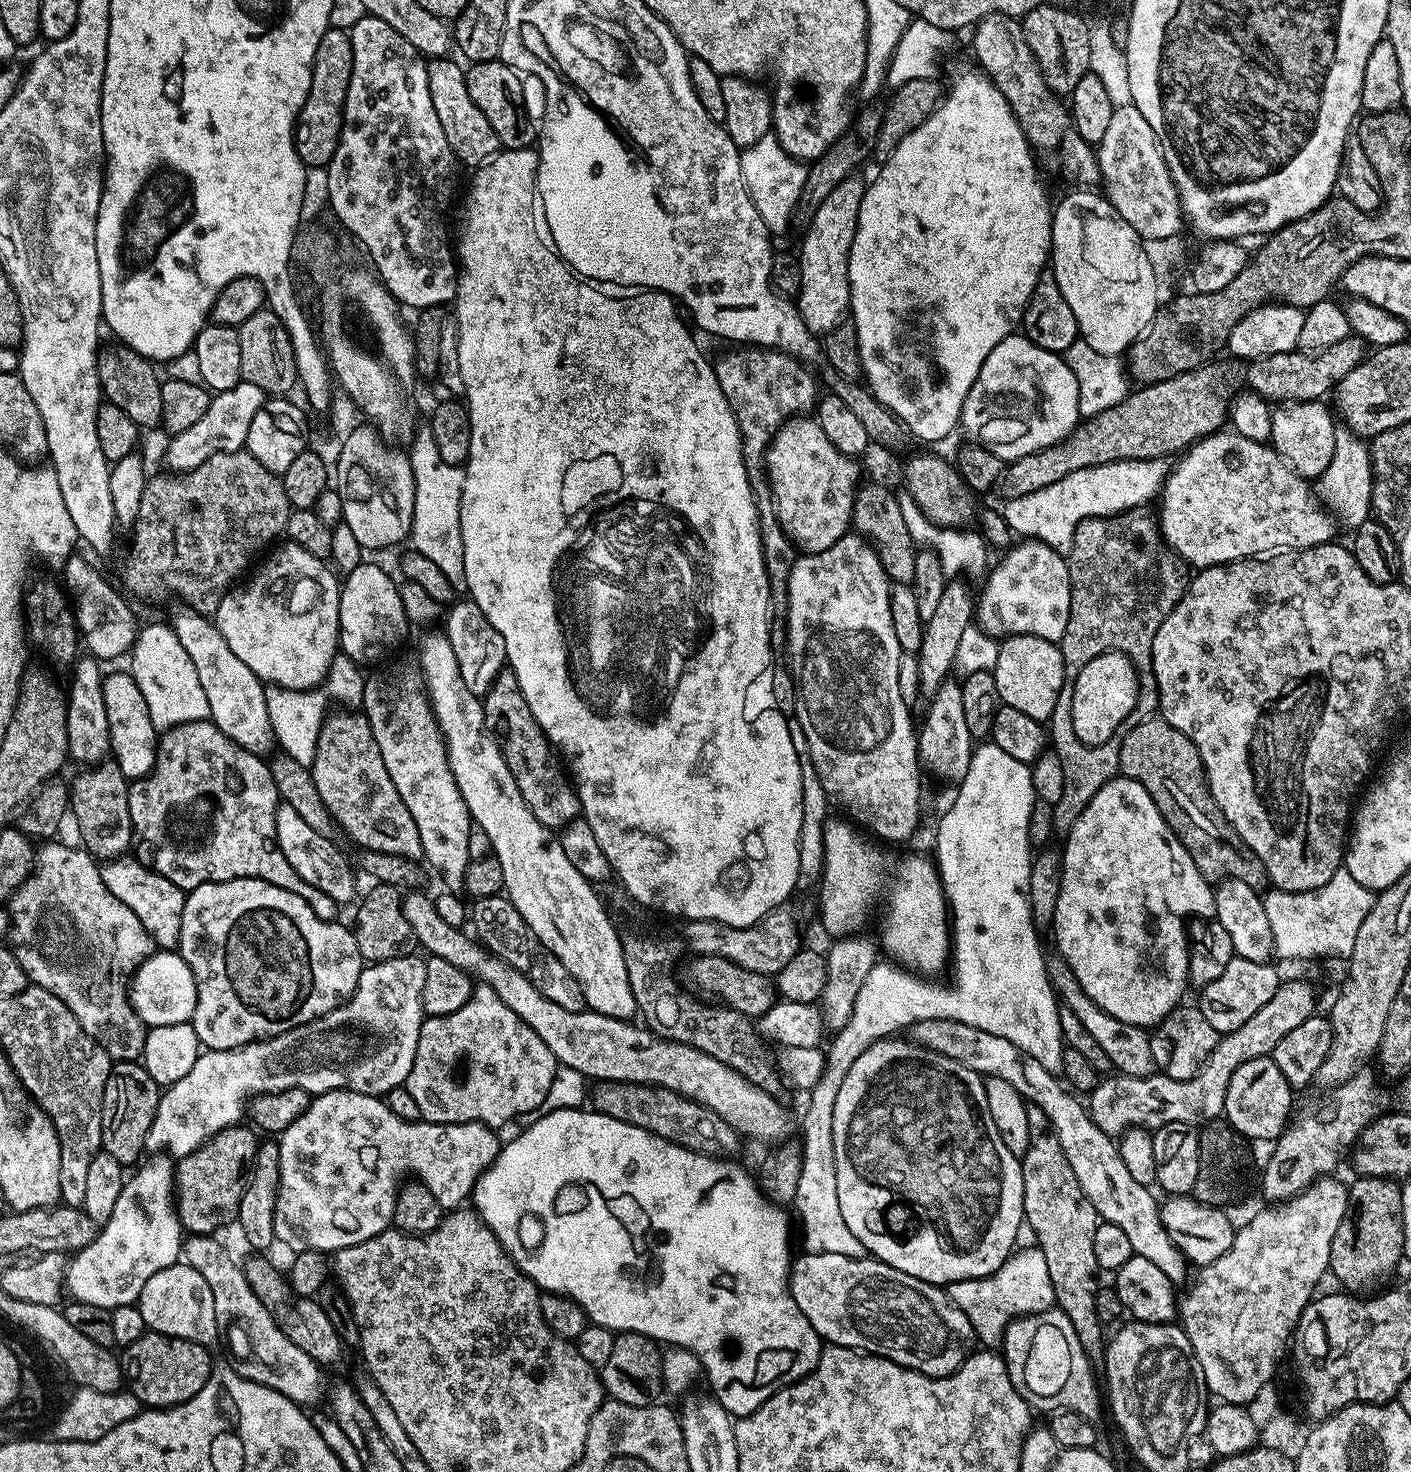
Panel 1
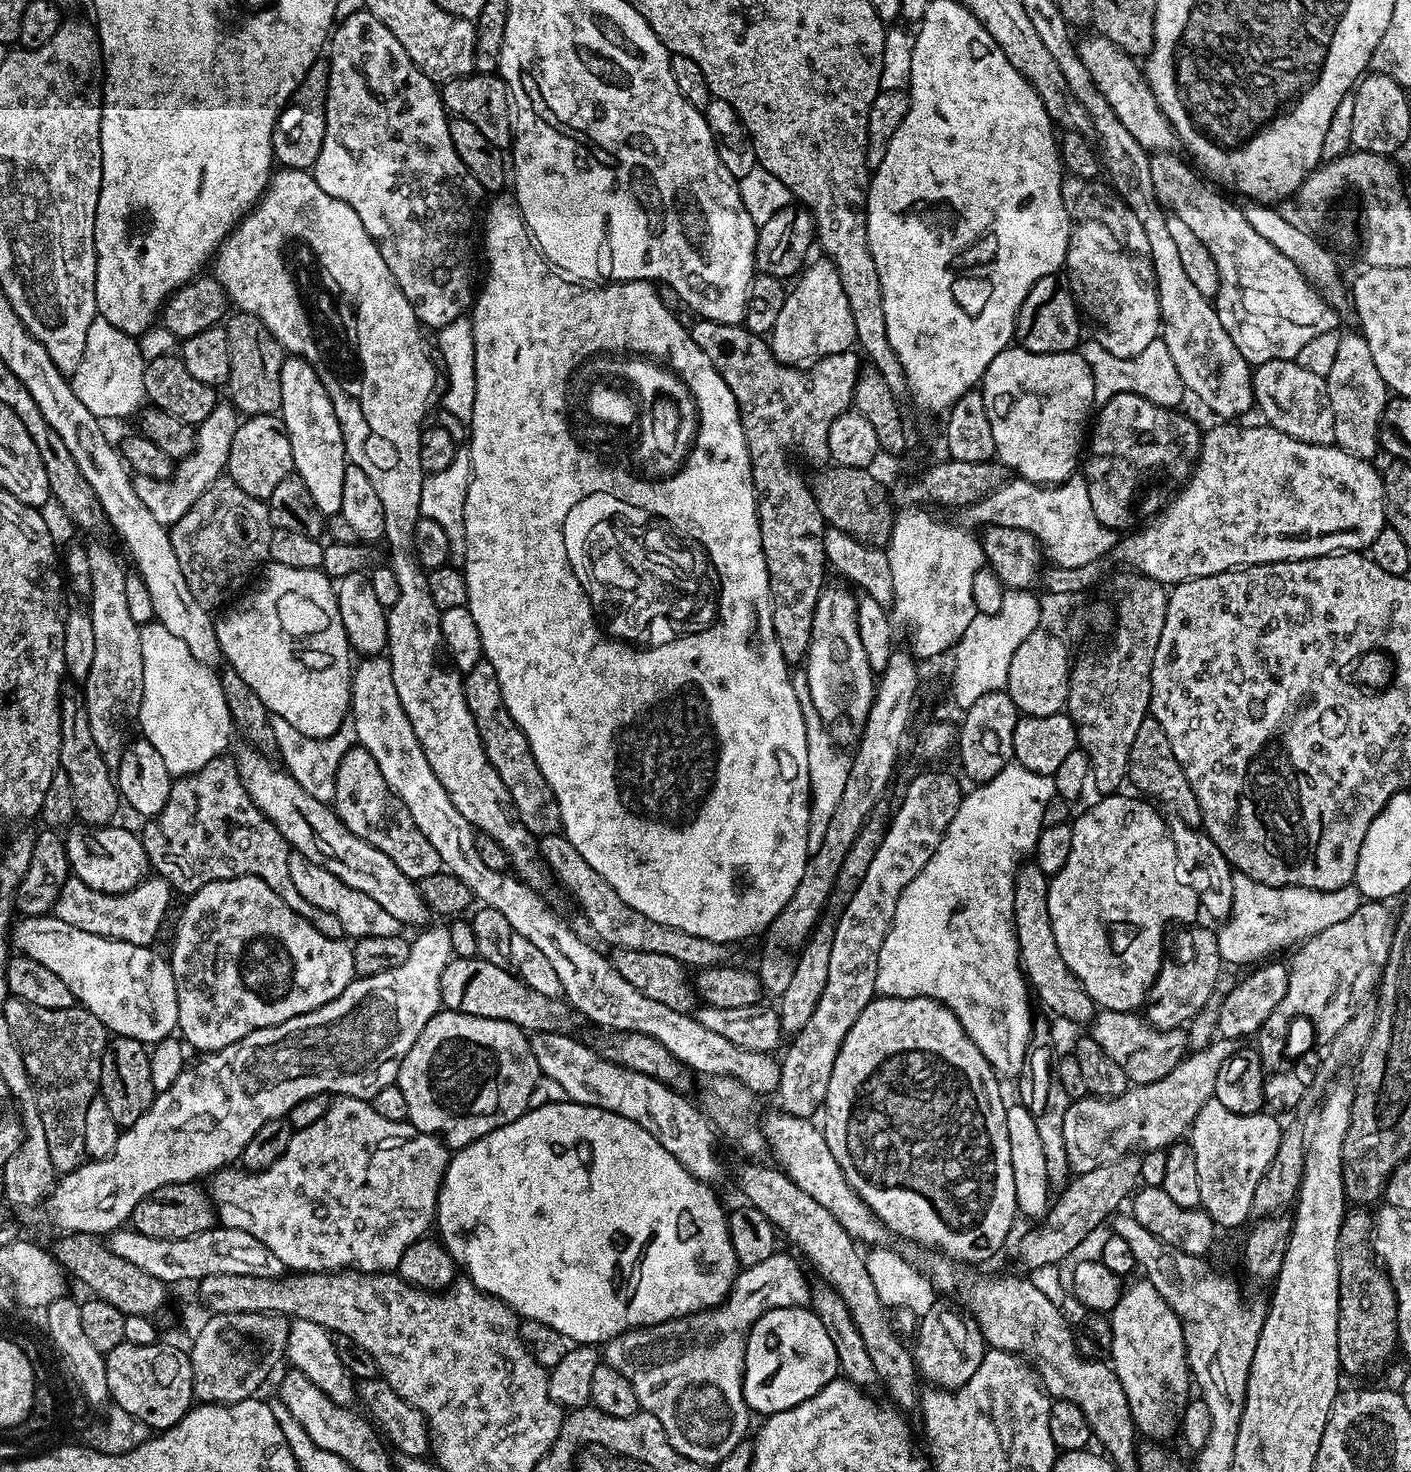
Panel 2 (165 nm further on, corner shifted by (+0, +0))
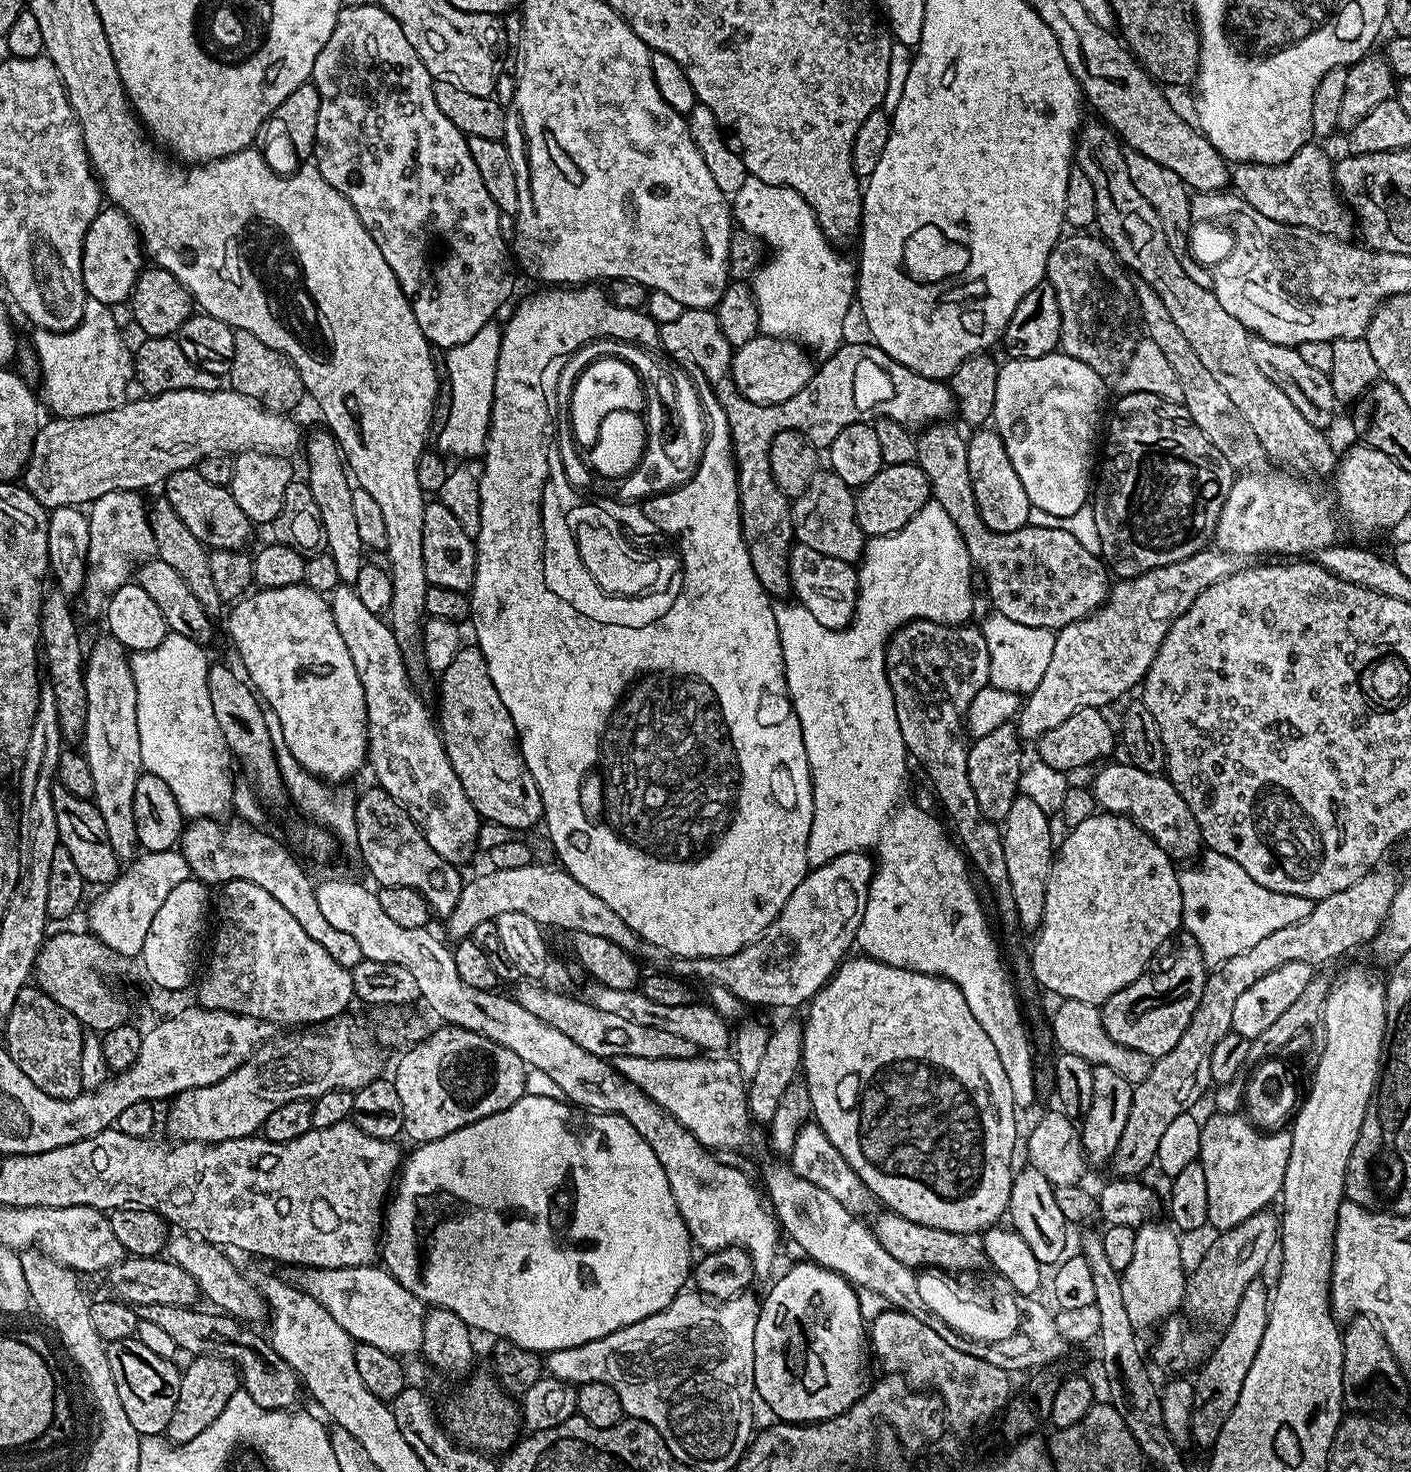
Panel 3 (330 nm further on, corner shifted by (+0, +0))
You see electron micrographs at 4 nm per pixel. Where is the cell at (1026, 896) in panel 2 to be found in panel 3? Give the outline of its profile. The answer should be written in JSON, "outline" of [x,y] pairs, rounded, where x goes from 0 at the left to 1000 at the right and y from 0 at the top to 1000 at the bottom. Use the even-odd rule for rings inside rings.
{"outline":[[[721,540],[720,544],[716,548],[716,553],[710,558],[710,567],[712,569],[712,577],[713,577],[713,592],[716,593],[716,605],[719,607],[719,615],[721,615],[721,624],[723,630],[736,631],[738,626],[738,621],[741,618],[741,599],[746,590],[747,584],[747,571],[746,573],[746,560],[743,552],[736,548],[729,541]]]}

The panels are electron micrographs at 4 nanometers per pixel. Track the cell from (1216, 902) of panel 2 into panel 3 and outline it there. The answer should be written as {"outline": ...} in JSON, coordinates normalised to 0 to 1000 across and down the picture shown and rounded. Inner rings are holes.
{"outline":[[[801,518],[788,518],[783,518],[780,521],[783,522],[777,526],[777,531],[773,531],[773,535],[777,547],[783,552],[799,554],[804,558],[816,571],[824,575],[824,577],[827,579],[831,585],[844,585],[850,582],[852,579],[850,562],[846,553],[843,553],[843,548],[841,548],[838,539],[835,539],[827,526],[804,522]]]}

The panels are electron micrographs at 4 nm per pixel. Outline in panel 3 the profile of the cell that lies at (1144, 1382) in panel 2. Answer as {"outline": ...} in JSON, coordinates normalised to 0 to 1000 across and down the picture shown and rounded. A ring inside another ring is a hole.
{"outline":[[[811,832],[805,834],[804,855],[794,868],[798,890],[802,898],[808,902],[830,895],[833,892],[831,891],[840,885],[841,865],[836,851],[836,839],[826,832]]]}

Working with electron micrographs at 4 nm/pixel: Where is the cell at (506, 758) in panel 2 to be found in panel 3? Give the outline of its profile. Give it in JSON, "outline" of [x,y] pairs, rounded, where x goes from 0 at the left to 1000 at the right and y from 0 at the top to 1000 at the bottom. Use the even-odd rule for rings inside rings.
{"outline":[[[339,439],[334,440],[326,440],[325,444],[322,444],[322,450],[310,459],[310,497],[315,502],[316,515],[319,515],[319,520],[322,520],[322,526],[325,526],[325,531],[327,531],[327,537],[330,537],[330,542],[333,542],[333,548],[336,548],[341,558],[364,564],[377,563],[386,556],[381,531],[378,531],[369,512],[361,482],[356,480],[356,474],[350,469],[344,447]]]}

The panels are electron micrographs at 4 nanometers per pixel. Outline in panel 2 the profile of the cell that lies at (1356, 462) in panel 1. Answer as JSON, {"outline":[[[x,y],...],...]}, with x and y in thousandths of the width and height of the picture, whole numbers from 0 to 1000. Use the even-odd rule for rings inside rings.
{"outline":[[[963,225],[953,226],[948,232],[948,243],[945,243],[945,249],[940,255],[941,267],[945,276],[946,302],[953,307],[958,307],[961,310],[971,313],[975,307],[977,308],[978,285],[982,276],[985,271],[985,264],[980,259],[977,250],[974,247],[973,241],[969,235],[968,230]]]}

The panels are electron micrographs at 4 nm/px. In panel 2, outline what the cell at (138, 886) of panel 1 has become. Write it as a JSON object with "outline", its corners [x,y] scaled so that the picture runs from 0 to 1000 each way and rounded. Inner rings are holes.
{"outline":[[[54,558],[45,568],[50,594],[70,606],[91,606],[98,603],[106,592],[101,570],[91,563],[82,562]]]}

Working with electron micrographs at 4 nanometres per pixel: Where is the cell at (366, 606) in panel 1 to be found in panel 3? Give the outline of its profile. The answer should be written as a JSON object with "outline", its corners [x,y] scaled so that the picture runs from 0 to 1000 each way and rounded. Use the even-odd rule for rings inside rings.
{"outline":[[[231,291],[223,293],[215,300],[215,309],[218,314],[218,323],[217,327],[225,344],[227,355],[230,360],[232,367],[232,374],[237,379],[239,383],[239,388],[243,397],[249,398],[254,393],[254,388],[258,382],[258,372],[254,362],[254,357],[252,355],[251,344],[249,343],[250,338],[250,328],[243,308],[238,301],[238,298]]]}

